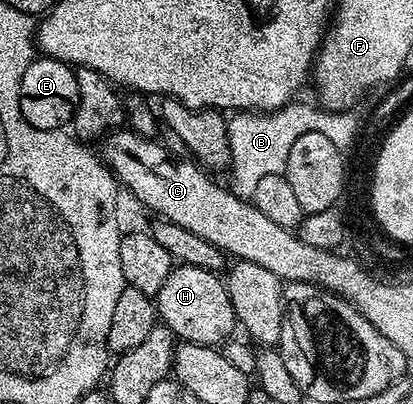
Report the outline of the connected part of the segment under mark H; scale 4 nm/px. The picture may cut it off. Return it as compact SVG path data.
M174 265L167 280L163 280L163 288L159 288L155 296L155 305L158 319L181 342L220 347L232 335L229 333L239 326L228 285L220 273L207 268Z

